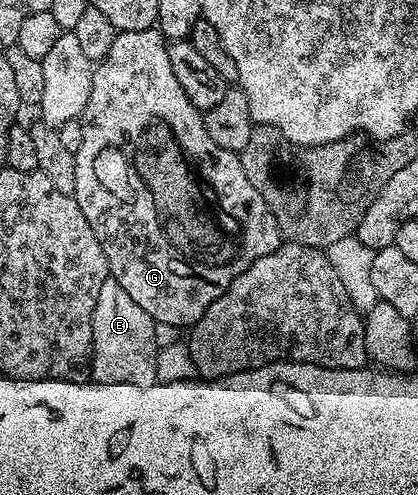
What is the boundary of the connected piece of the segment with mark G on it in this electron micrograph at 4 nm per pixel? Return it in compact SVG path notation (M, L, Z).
M151 28L118 31L116 40L112 40L108 56L104 56L95 65L92 92L88 96L88 104L82 110L81 122L83 136L79 150L74 152L76 184L72 196L76 204L80 204L80 212L84 212L84 220L88 220L92 232L96 232L100 248L104 248L109 277L115 278L120 288L124 288L124 292L128 292L128 296L132 296L132 300L136 300L136 304L140 304L140 308L144 308L144 312L148 312L148 316L152 316L155 322L179 328L194 327L200 316L204 316L212 300L220 297L232 284L232 280L240 276L240 272L248 269L260 256L268 256L268 252L276 252L276 248L282 245L284 239L276 224L276 216L272 216L268 204L264 204L264 196L260 196L260 192L252 188L248 176L244 176L241 157L235 151L220 149L216 140L208 136L203 111L195 108L192 100L184 96L184 88L180 88L176 72L172 72L172 60L168 60L168 40L161 30Z

